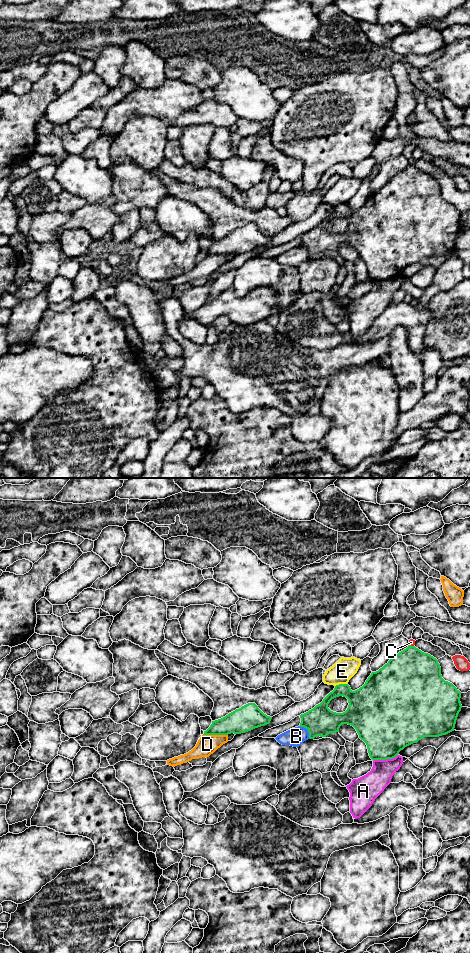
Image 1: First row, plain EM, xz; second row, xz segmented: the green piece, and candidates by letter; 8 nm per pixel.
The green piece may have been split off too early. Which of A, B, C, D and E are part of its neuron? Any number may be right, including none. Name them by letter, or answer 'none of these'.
none of these

